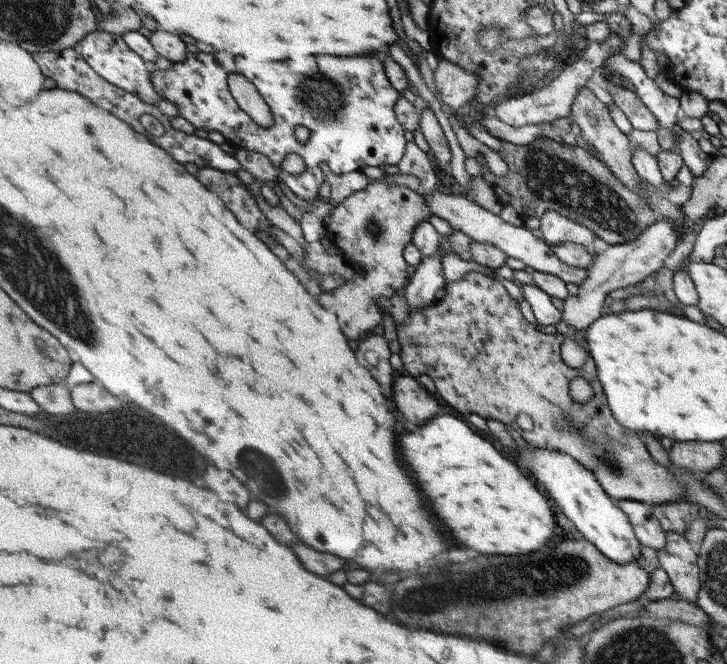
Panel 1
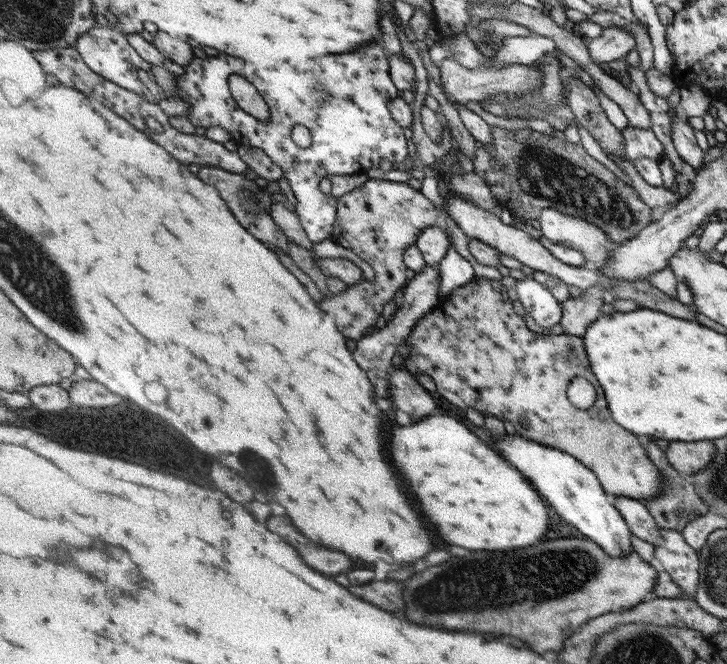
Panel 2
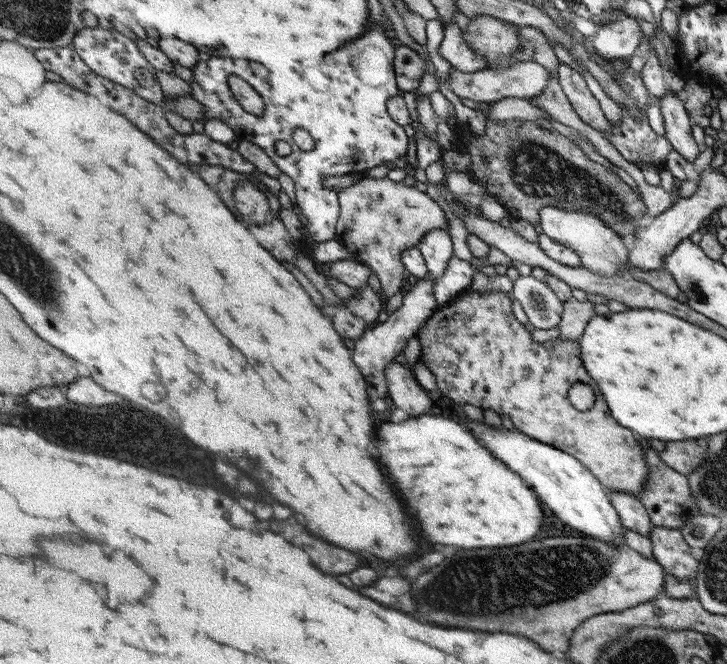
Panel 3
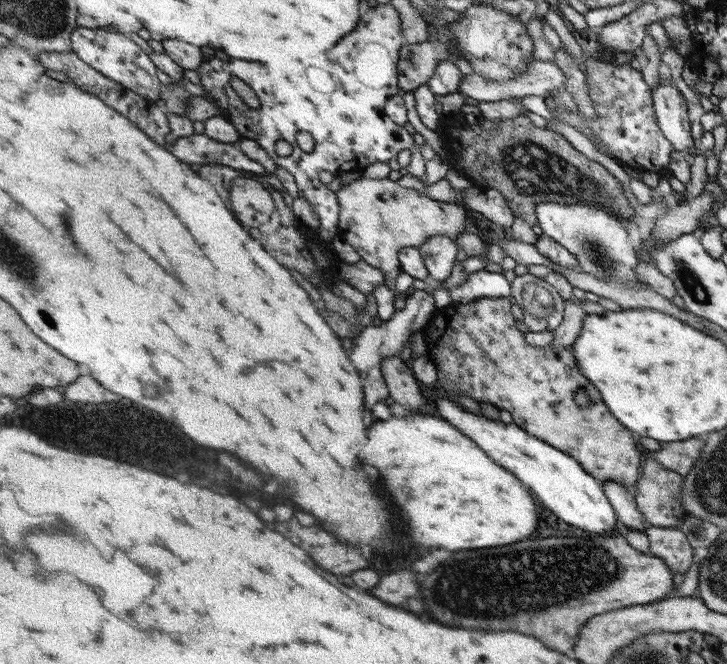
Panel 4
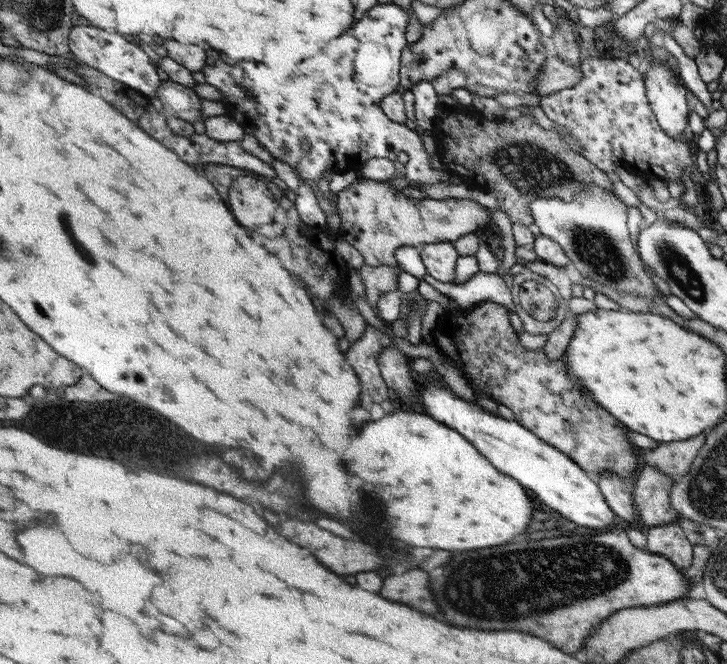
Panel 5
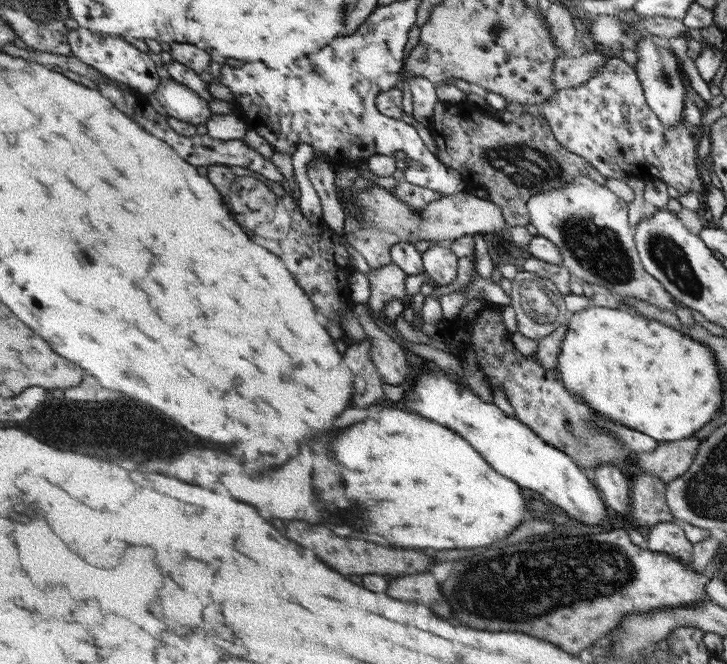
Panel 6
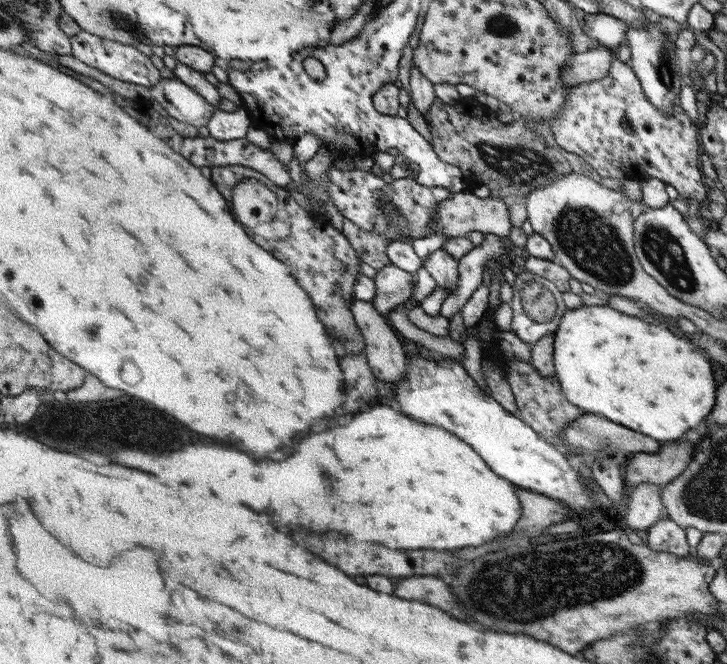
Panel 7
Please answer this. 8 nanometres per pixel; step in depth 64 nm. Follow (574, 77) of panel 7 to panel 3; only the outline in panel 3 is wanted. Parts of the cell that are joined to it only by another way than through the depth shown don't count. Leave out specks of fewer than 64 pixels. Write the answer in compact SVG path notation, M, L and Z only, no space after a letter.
M513 62L507 68L487 68L481 72L461 72L457 66L451 64L451 74L447 78L447 84L451 92L459 96L461 100L469 98L469 100L475 100L477 104L481 102L497 104L505 98L525 98L527 100L529 96L537 96L547 86L547 80L549 80L547 70L537 62Z

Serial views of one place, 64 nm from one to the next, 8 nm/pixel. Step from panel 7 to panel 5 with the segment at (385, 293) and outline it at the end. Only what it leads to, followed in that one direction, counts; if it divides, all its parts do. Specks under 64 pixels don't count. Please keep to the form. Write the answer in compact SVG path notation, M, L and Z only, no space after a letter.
M367 262L357 268L355 272L359 272L359 278L361 278L361 284L365 286L365 296L371 304L373 310L377 310L377 302L381 298L383 292L389 292L389 290L395 290L397 288L397 282L399 282L399 274L403 270L397 270L397 268L387 268L387 266L369 266Z

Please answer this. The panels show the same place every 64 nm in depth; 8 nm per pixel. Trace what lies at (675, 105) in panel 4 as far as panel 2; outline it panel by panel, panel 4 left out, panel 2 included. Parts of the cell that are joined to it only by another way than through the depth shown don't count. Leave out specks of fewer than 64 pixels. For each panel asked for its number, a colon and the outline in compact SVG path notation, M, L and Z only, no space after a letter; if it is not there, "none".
2: M677 112L677 118L673 118L673 126L671 126L671 140L673 140L673 148L679 156L679 160L683 160L685 164L689 164L691 170L699 172L703 166L703 158L705 152L699 150L697 140L693 130L687 126L685 118L681 112Z
3: M667 92L661 98L661 116L663 116L663 128L665 138L675 154L679 154L687 162L695 162L703 148L699 148L693 140L693 126L689 124L689 116L683 110L683 100Z

